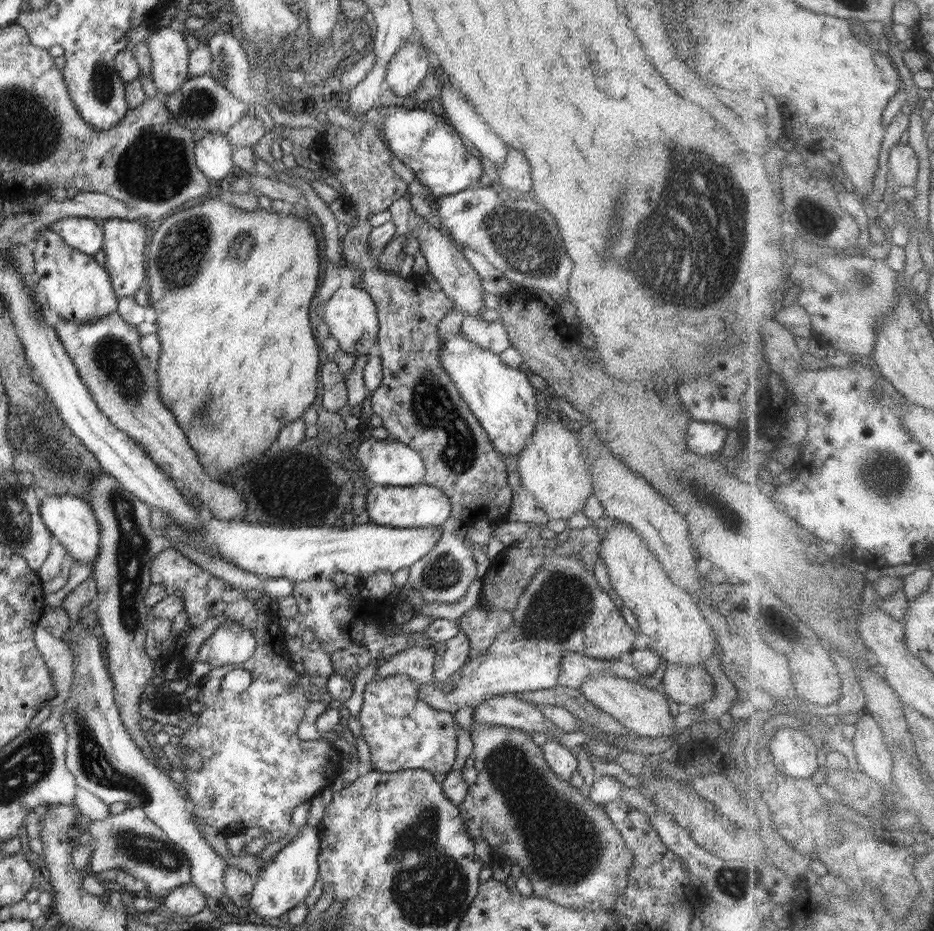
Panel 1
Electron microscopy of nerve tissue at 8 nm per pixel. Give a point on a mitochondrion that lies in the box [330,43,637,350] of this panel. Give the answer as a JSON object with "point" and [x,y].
{"point":[523,240]}

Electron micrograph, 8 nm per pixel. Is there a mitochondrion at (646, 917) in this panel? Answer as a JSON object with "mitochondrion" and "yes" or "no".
{"mitochondrion":"no"}

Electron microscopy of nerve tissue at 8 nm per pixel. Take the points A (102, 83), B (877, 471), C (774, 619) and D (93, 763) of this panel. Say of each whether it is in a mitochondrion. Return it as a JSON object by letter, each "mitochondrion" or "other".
{"A":"mitochondrion","B":"mitochondrion","C":"other","D":"mitochondrion"}

